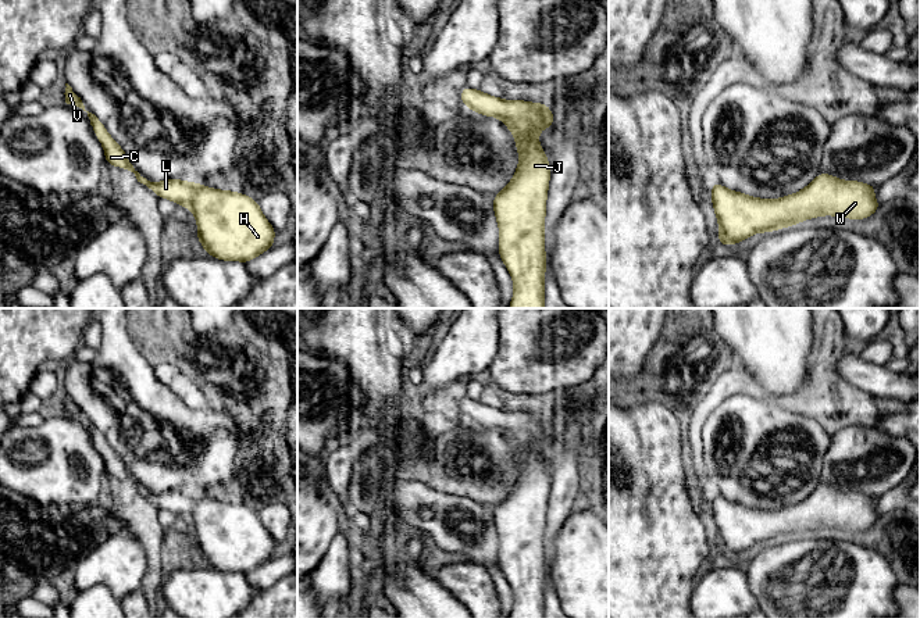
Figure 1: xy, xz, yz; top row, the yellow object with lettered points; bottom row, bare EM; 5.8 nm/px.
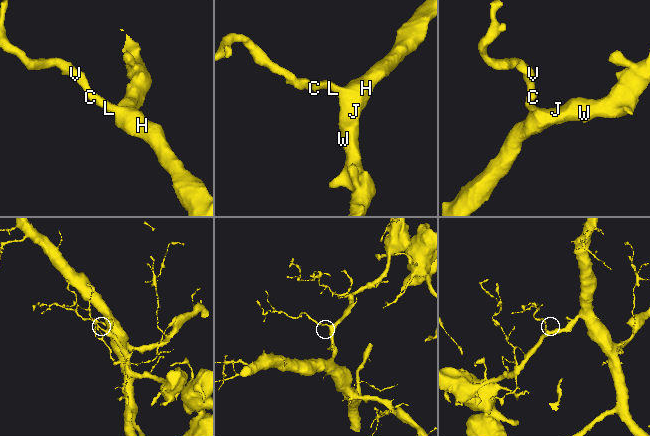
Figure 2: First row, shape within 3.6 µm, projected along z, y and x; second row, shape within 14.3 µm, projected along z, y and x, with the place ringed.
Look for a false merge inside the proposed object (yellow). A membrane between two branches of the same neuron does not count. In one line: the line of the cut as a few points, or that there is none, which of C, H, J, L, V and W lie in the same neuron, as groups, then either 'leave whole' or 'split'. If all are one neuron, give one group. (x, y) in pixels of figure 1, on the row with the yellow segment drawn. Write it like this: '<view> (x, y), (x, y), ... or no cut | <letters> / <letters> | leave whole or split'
no cut | C H J L V W | leave whole

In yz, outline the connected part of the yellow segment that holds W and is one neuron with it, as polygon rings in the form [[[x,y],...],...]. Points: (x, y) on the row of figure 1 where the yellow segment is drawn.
[[[824,172],[802,190],[780,199],[748,196],[718,182],[712,182],[710,187],[721,247],[741,243],[757,232],[774,232],[823,215],[866,219],[881,207],[874,197],[877,185],[842,181]]]

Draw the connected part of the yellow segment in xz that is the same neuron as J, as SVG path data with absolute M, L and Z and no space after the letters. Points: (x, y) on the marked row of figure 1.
M464 86L460 92L463 104L481 115L496 117L514 135L520 161L513 179L492 199L499 226L498 253L506 265L514 286L509 308L545 308L545 217L550 181L550 165L546 151L541 147L538 133L555 125L550 107L525 100L503 100L479 89Z

